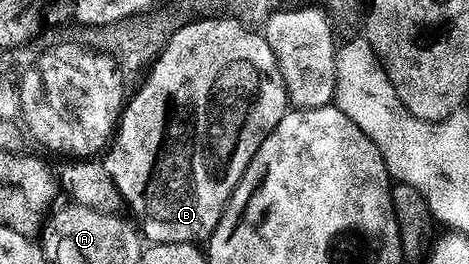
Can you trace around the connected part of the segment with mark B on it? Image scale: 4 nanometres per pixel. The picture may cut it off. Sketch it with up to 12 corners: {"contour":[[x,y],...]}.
{"contour":[[182,27],[102,164],[149,242],[207,242],[290,112],[263,32]]}

